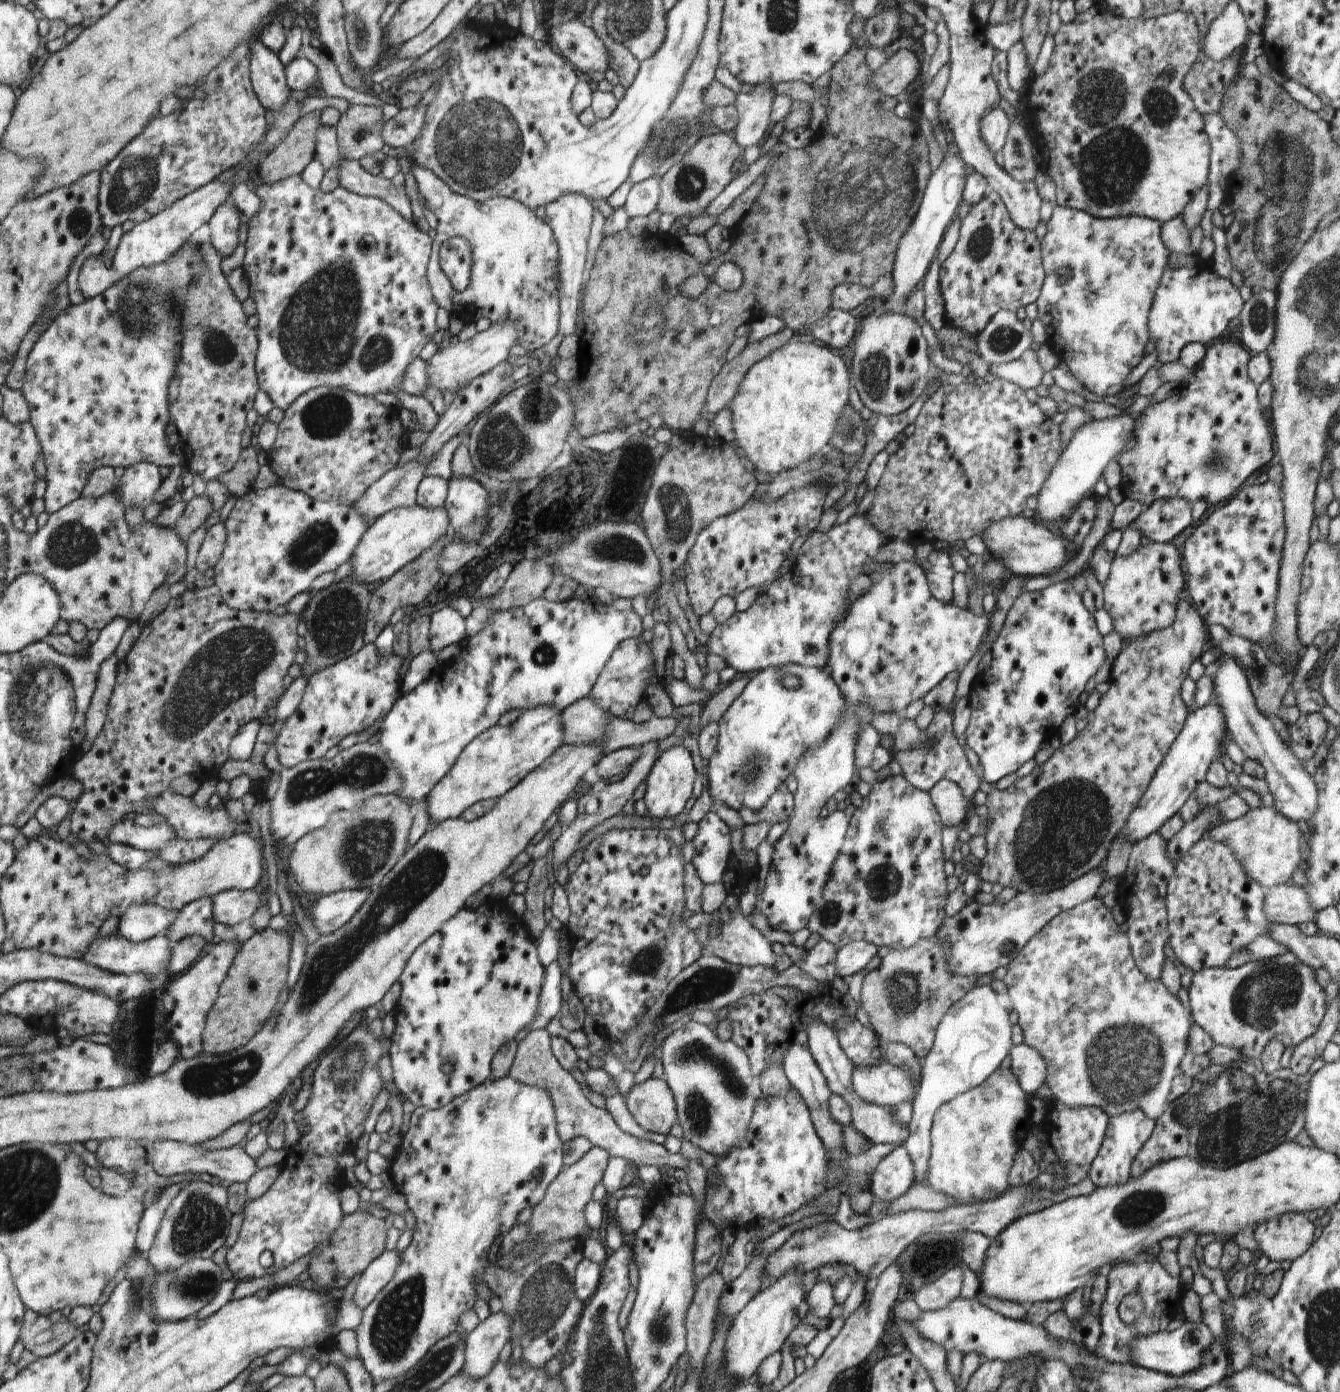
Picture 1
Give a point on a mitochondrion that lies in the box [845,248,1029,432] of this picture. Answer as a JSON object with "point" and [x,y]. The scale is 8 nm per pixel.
{"point":[876,369]}

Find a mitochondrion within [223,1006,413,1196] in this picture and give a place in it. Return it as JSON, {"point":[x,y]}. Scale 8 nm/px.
{"point":[347,1075]}

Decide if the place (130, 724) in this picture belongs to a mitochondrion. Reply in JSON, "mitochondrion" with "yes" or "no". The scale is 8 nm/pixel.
{"mitochondrion":"no"}

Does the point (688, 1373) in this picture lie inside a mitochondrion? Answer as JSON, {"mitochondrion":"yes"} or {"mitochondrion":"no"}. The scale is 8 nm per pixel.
{"mitochondrion":"no"}

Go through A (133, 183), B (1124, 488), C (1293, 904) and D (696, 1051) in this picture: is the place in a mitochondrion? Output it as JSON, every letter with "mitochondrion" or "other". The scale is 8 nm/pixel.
{"A":"mitochondrion","B":"other","C":"other","D":"mitochondrion"}

